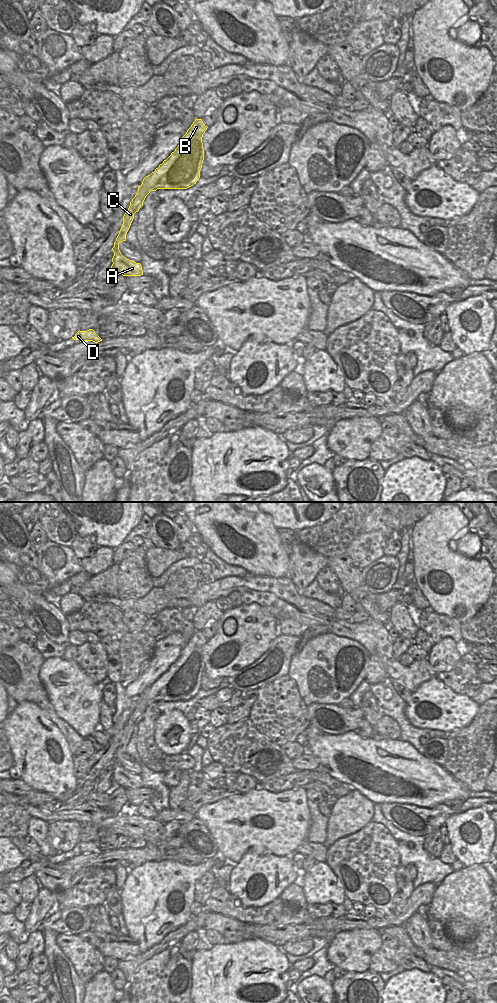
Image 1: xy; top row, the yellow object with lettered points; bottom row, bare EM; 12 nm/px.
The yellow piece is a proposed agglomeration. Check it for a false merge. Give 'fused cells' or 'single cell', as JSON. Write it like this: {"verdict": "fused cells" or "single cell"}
{"verdict": "fused cells"}

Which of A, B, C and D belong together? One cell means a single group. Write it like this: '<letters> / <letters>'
A / B C D

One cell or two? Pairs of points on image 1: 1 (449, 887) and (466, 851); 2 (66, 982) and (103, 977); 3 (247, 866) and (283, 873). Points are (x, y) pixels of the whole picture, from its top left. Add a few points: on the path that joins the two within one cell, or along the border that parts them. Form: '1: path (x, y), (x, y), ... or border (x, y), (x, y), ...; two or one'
1: border (480, 863), (464, 867); two
2: border (86, 984), (84, 992); two
3: path (256, 870), (274, 870); one

